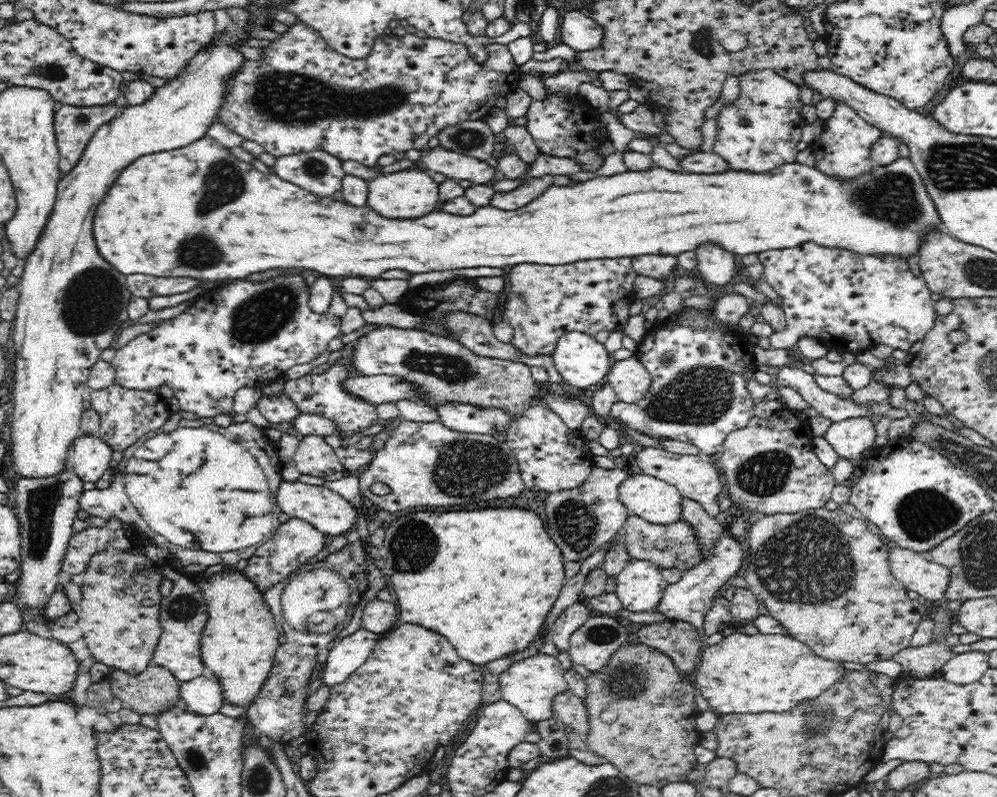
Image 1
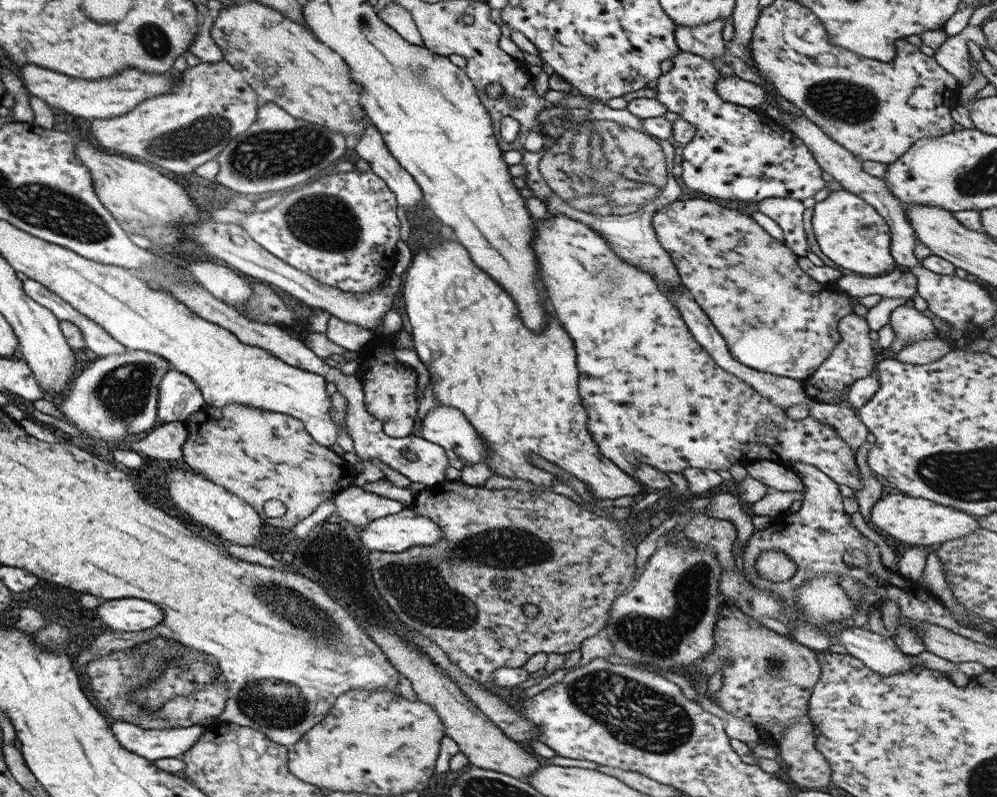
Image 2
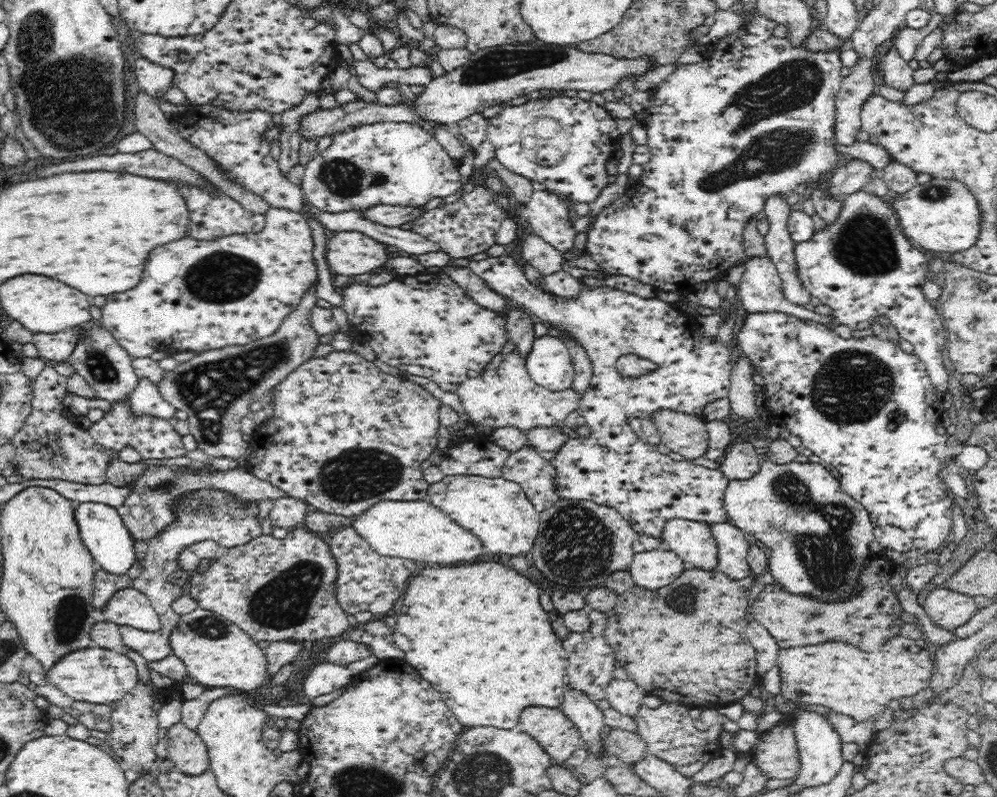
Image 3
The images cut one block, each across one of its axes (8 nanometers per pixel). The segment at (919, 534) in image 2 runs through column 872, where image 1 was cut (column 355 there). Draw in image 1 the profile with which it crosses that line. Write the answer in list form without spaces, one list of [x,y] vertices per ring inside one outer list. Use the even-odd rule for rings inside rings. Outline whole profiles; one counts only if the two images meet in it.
[[[283,480],[280,483],[277,493],[277,505],[280,506],[281,512],[284,512],[284,514],[308,522],[313,528],[316,528],[330,539],[352,532],[358,524],[358,517],[362,515],[360,508],[356,508],[337,492],[326,486],[304,484],[299,480]]]

